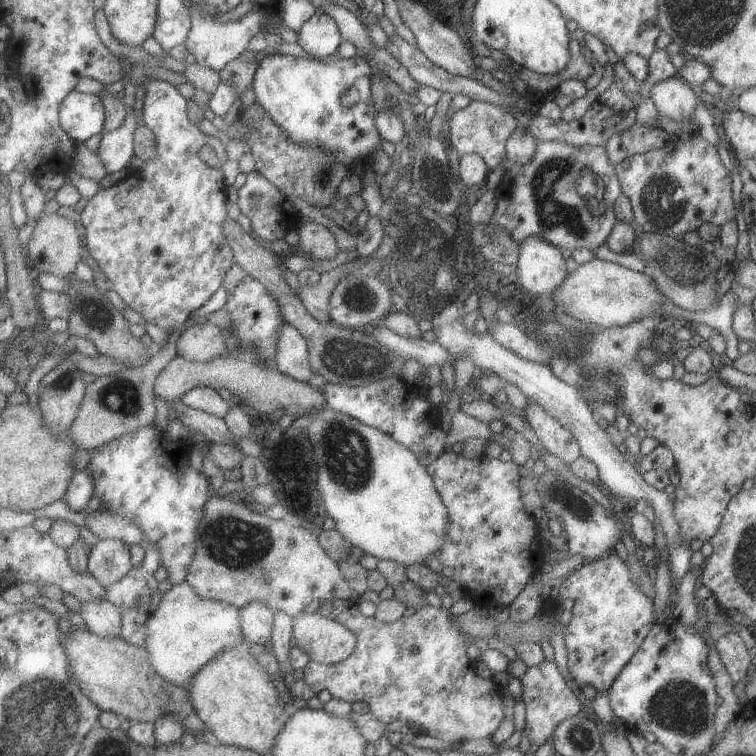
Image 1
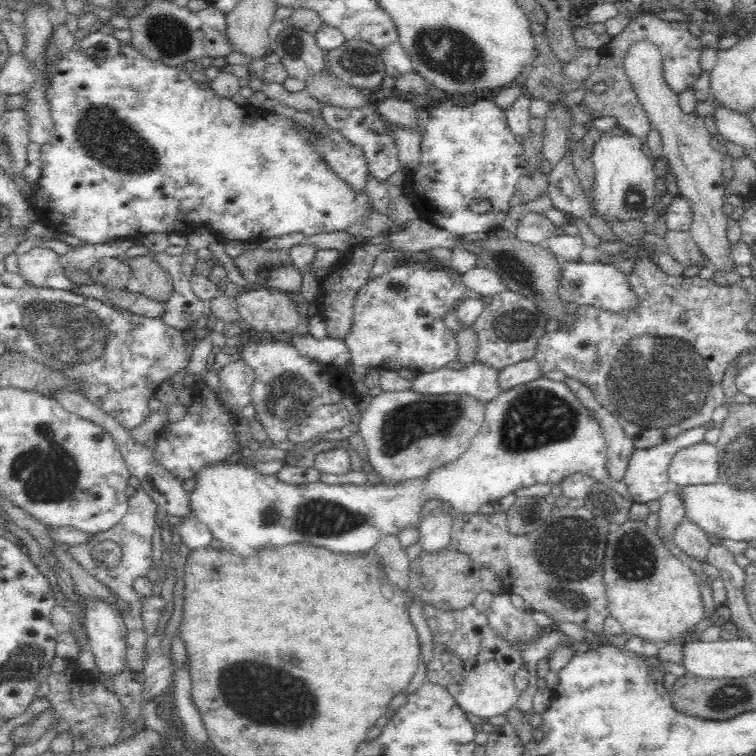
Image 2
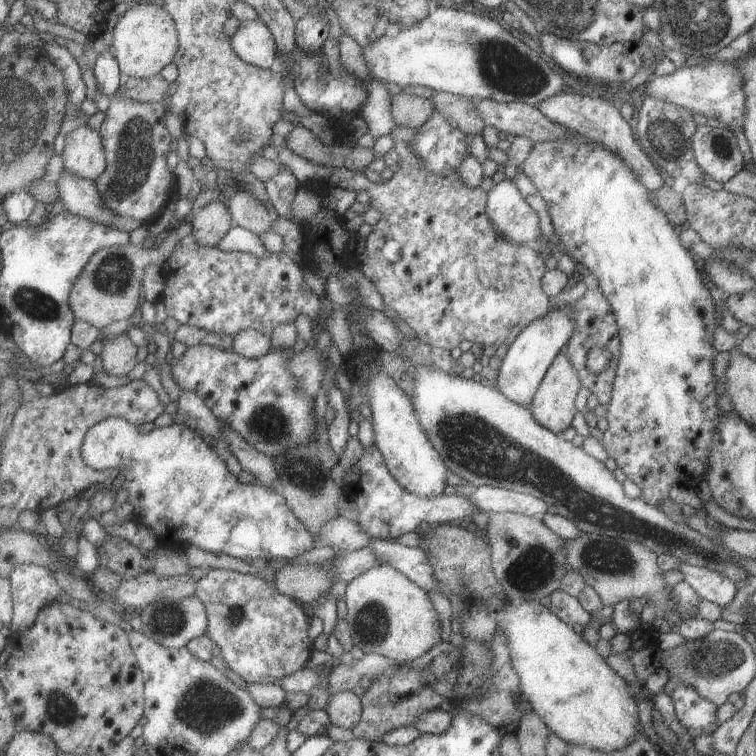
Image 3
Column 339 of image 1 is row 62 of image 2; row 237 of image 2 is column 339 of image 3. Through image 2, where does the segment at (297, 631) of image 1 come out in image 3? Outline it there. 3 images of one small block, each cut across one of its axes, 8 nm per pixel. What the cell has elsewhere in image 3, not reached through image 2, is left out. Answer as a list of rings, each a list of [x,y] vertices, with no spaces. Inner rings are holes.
[[[352,691],[334,692],[333,696],[329,696],[326,709],[333,725],[348,732],[361,723],[364,714],[362,698]]]

